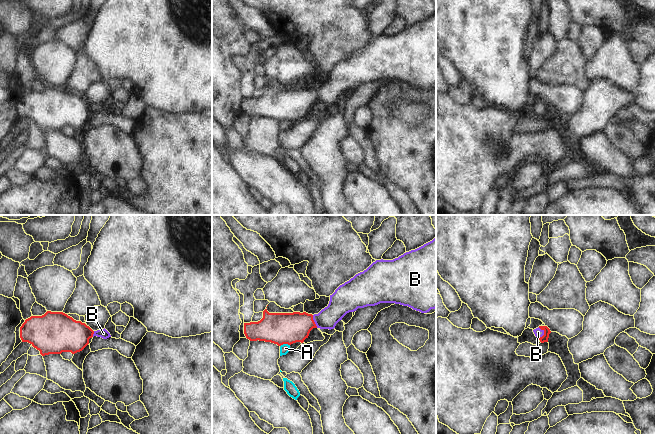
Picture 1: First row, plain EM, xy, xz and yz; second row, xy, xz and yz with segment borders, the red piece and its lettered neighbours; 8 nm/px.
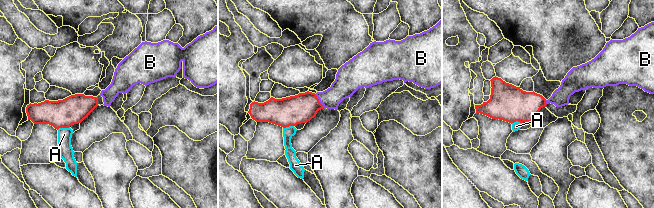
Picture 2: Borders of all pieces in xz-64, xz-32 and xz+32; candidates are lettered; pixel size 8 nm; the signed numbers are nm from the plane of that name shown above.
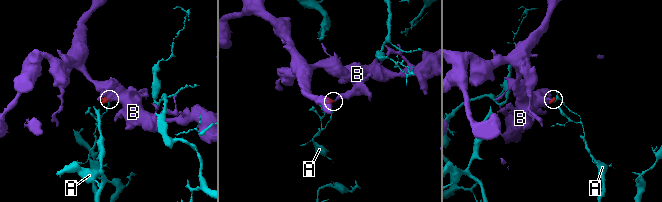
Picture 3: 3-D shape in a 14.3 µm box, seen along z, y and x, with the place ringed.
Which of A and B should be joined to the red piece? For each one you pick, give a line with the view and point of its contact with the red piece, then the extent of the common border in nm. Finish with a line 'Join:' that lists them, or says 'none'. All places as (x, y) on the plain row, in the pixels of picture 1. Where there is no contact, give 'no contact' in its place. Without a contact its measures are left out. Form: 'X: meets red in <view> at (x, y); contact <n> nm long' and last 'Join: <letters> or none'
B: meets red in yz at (544, 108); contact 100 nm long
Join: B

